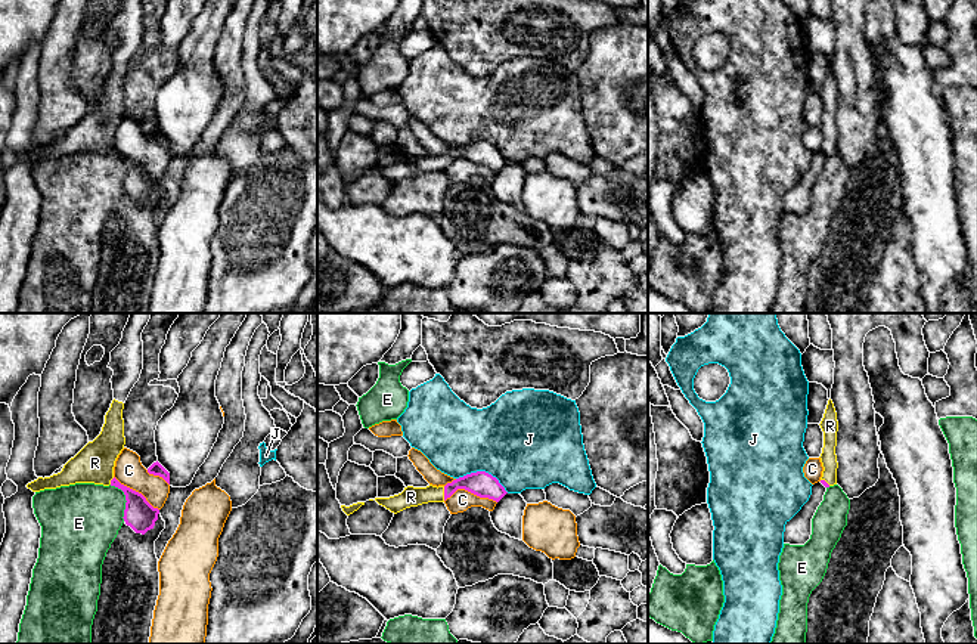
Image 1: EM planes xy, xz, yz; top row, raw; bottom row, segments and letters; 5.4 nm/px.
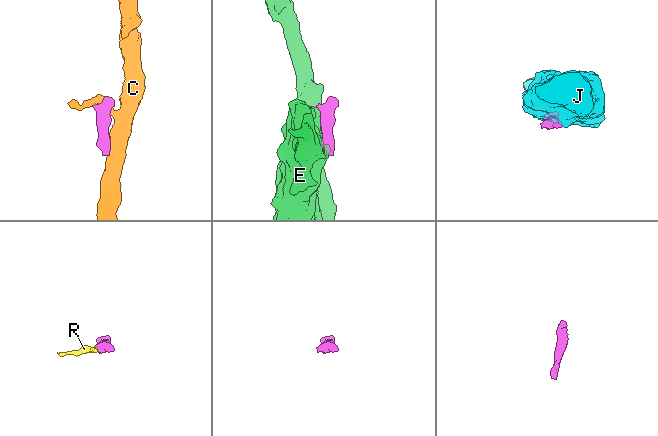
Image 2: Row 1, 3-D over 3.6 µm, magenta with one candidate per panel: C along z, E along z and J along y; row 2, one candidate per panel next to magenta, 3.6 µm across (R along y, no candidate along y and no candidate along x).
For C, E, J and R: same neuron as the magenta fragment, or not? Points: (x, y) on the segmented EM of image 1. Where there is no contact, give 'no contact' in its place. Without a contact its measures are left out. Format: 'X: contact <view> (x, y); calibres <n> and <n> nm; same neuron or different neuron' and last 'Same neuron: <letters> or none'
C: contact xz (471, 492); calibres 140 and 120 nm; different neuron
E: contact xy (126, 499); calibres 170 and 380 nm; different neuron
J: contact xz (483, 471); calibres 140 and 460 nm; different neuron
R: contact xz (444, 494); calibres 140 and 110 nm; same neuron
Same neuron: R

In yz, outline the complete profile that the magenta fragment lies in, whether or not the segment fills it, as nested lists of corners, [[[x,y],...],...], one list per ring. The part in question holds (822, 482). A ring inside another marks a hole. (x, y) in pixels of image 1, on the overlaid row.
[[[831,399],[828,400],[824,418],[819,425],[824,431],[824,448],[819,456],[824,467],[821,483],[825,487],[829,487],[837,484],[837,468],[838,468],[837,455],[835,455],[838,421]]]

